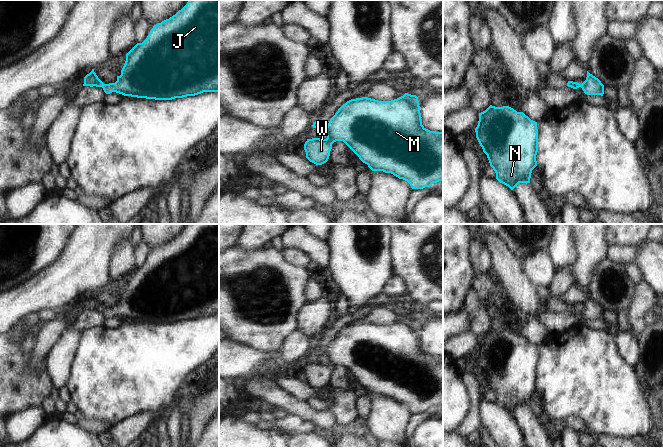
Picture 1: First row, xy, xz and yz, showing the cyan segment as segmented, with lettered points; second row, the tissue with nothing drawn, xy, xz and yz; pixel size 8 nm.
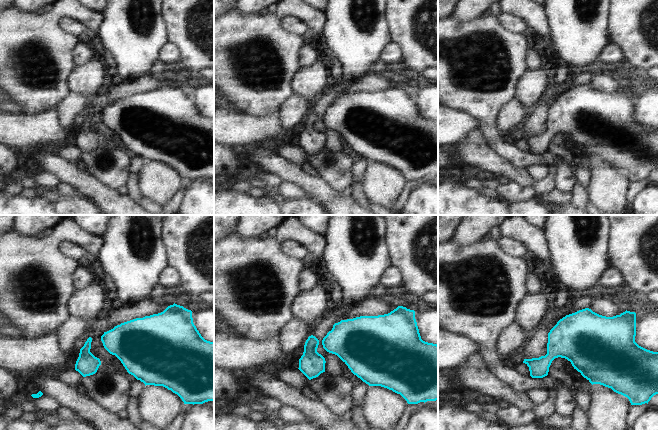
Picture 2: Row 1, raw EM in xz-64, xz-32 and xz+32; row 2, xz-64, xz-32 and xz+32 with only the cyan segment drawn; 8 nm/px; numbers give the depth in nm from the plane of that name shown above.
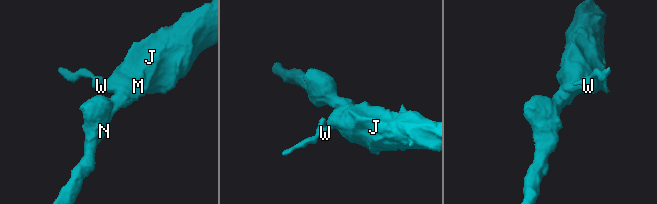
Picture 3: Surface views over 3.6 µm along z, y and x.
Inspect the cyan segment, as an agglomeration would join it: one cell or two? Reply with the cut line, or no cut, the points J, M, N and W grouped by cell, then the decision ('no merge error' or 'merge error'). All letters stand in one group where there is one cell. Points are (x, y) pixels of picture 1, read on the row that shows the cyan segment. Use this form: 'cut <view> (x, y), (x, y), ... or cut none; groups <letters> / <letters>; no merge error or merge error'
cut none; groups J M N W; no merge error

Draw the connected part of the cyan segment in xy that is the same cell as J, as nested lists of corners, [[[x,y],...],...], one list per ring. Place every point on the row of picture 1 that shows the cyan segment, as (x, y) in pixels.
[[[189,0],[175,15],[153,26],[142,43],[127,54],[115,83],[104,84],[94,69],[84,77],[83,86],[102,87],[106,94],[116,92],[137,98],[172,100],[203,92],[219,92],[219,0]]]

